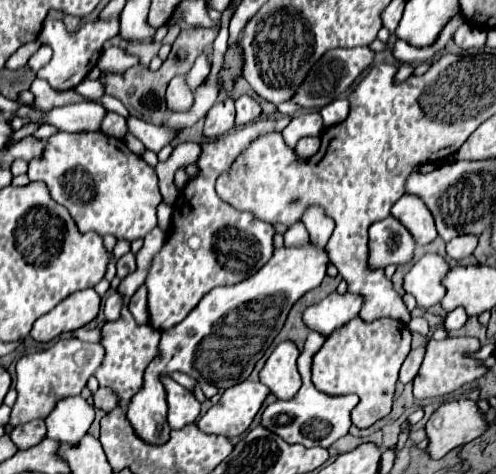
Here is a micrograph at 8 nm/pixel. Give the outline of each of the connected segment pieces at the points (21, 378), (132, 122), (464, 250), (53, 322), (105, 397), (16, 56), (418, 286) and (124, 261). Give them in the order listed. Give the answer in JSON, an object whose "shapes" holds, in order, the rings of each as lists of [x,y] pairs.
{"shapes":[[[[61,338],[51,348],[23,356],[16,364],[17,399],[11,410],[11,426],[25,424],[29,420],[47,418],[55,404],[67,396],[81,394],[89,376],[101,366],[105,348],[101,344],[81,342],[77,338]]],[[[135,116],[127,118],[127,128],[129,128],[129,132],[133,136],[137,136],[149,150],[153,150],[155,153],[158,153],[163,146],[167,146],[173,140],[173,136],[175,136],[173,130],[169,130],[165,126],[145,124],[145,122],[141,122]]],[[[461,234],[459,238],[453,238],[451,242],[447,242],[447,254],[455,260],[463,260],[463,258],[471,256],[475,248],[477,248],[475,234]]],[[[81,290],[65,298],[55,310],[47,316],[41,316],[33,328],[31,336],[39,342],[49,342],[61,334],[73,332],[85,324],[89,324],[99,314],[101,298],[95,290]]],[[[99,388],[95,394],[93,394],[93,398],[95,398],[95,406],[97,408],[101,408],[101,410],[105,410],[105,412],[109,412],[109,410],[113,410],[115,406],[119,406],[119,396],[111,390],[111,388]]],[[[35,40],[21,46],[6,62],[5,67],[11,70],[22,68],[29,58],[40,48],[41,42]]],[[[425,254],[405,276],[405,290],[417,300],[417,306],[429,308],[439,304],[445,294],[443,278],[449,272],[449,264],[439,254]]],[[[129,252],[129,254],[125,254],[125,256],[121,256],[119,260],[117,260],[117,278],[125,278],[127,274],[131,274],[131,272],[135,272],[135,256]]]]}

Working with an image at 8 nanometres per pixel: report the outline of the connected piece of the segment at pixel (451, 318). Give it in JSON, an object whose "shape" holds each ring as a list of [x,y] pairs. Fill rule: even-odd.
{"shape":[[[455,308],[455,310],[451,310],[449,314],[447,314],[447,318],[445,318],[445,328],[449,330],[449,332],[453,332],[453,330],[459,330],[465,322],[467,322],[467,312],[463,310],[463,308]]]}

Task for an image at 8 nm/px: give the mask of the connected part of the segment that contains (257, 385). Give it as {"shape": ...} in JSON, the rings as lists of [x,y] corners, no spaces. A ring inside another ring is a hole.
{"shape":[[[239,382],[224,391],[219,402],[199,418],[199,430],[205,434],[235,438],[253,422],[271,390],[261,382]]]}

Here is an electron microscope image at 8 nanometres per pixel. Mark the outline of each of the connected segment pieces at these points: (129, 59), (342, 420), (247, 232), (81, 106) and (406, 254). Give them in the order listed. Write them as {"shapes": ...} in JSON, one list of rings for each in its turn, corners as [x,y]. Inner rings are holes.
{"shapes":[[[[107,48],[103,50],[97,66],[101,70],[101,74],[121,74],[127,68],[135,66],[139,60],[135,56],[129,56],[125,50],[121,48]]],[[[311,332],[307,336],[305,348],[299,356],[299,372],[303,378],[303,386],[299,388],[299,392],[295,394],[295,398],[287,400],[287,402],[273,402],[265,408],[263,412],[263,420],[261,424],[267,426],[269,430],[273,430],[275,434],[279,434],[285,442],[291,444],[303,444],[307,448],[311,446],[321,446],[321,448],[329,448],[333,442],[337,442],[339,438],[349,434],[349,428],[353,426],[351,422],[351,412],[353,408],[359,404],[359,398],[355,394],[341,394],[341,396],[329,396],[319,392],[313,382],[311,382],[311,354],[315,354],[315,350],[325,342],[325,336],[321,332]]],[[[315,110],[297,112],[293,118],[259,118],[243,128],[237,128],[223,138],[217,138],[203,146],[203,154],[197,162],[199,176],[189,180],[175,204],[173,230],[169,236],[169,246],[165,242],[163,250],[155,256],[151,264],[145,286],[149,290],[147,310],[151,328],[165,330],[179,324],[199,300],[213,288],[221,284],[237,284],[245,280],[251,272],[257,272],[273,256],[273,226],[255,218],[251,212],[239,212],[231,204],[223,202],[215,192],[215,180],[231,170],[231,164],[247,150],[259,136],[283,130],[283,140],[289,148],[295,148],[297,140],[303,136],[321,136],[323,122]]],[[[85,100],[53,108],[51,112],[47,112],[47,122],[57,126],[61,132],[85,132],[99,130],[105,116],[107,108],[101,102]]],[[[395,218],[373,222],[369,228],[369,268],[385,268],[389,264],[409,264],[413,260],[417,242],[411,232]]]]}

